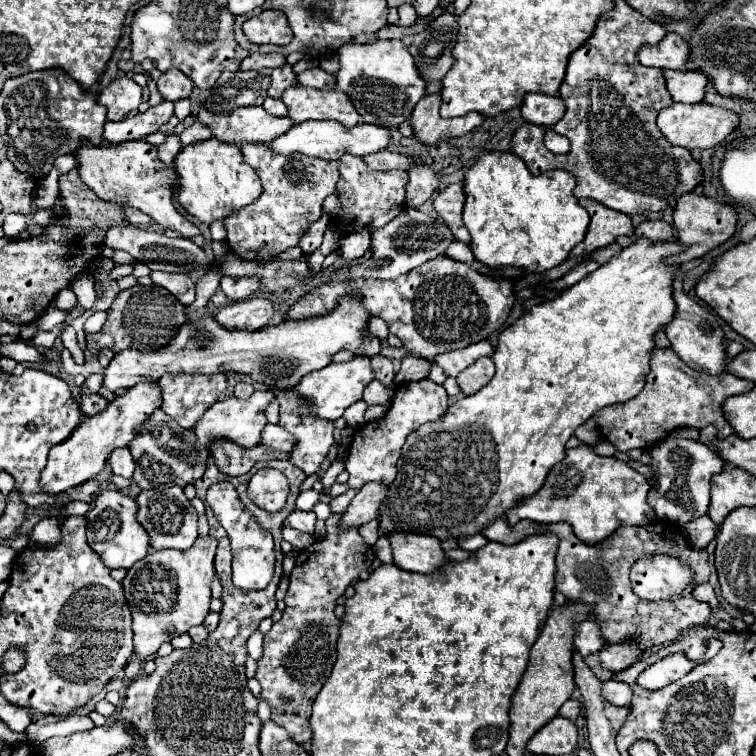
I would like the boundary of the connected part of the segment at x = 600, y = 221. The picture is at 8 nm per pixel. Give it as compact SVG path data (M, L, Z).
M580 198L580 204L588 210L590 214L590 228L586 238L572 250L572 258L580 256L580 254L590 254L596 248L608 246L612 244L618 236L632 236L634 234L634 226L632 220L622 214L616 212L612 208L606 208L604 204L596 202L596 200L588 200L588 198Z

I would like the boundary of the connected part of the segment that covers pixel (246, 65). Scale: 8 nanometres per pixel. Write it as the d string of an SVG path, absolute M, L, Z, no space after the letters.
M250 54L240 68L244 70L260 70L260 68L280 68L286 64L286 56L282 54Z

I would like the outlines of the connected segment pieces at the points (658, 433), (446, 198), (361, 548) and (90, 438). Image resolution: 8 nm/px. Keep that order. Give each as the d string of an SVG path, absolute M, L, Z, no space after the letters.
M656 348L652 354L652 372L646 378L642 392L628 402L602 408L596 416L592 416L592 420L602 428L606 440L610 440L622 452L628 452L632 448L648 448L664 440L672 430L682 426L702 430L704 426L714 424L718 430L716 438L724 440L734 432L722 414L724 400L728 396L750 392L752 388L754 382L738 378L734 374L720 374L720 376L711 376L704 372L700 374L692 370L688 364L684 364L674 354L674 350Z
M450 184L448 188L444 188L438 198L434 200L434 208L438 212L438 216L452 228L452 234L464 242L470 244L472 236L468 232L468 228L462 222L462 210L464 210L464 202L466 202L466 194L464 194L464 184Z
M342 514L326 518L326 538L316 540L296 558L290 574L290 588L284 598L286 610L270 634L264 636L264 656L258 660L256 680L262 684L262 694L272 706L272 720L288 730L288 734L304 744L312 738L308 724L312 702L328 680L336 662L338 620L334 614L336 600L346 592L350 582L372 566L376 560L374 548L366 546L358 528L340 528Z
M140 382L128 388L128 392L112 400L106 410L88 418L64 444L52 448L48 464L40 476L40 486L48 494L58 494L94 478L98 472L102 472L104 464L108 462L110 454L116 448L130 446L130 442L140 434L144 422L160 406L162 406L162 388L156 382Z

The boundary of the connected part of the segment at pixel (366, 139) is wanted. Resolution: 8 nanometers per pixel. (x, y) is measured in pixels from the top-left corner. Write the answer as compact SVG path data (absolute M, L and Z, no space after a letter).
M308 120L300 122L294 128L290 128L284 136L272 140L268 146L276 148L276 152L300 152L306 156L316 156L324 160L340 160L344 154L352 156L368 156L374 152L384 150L390 144L390 130L384 126L374 126L374 124L356 124L352 128L346 128L334 120Z

